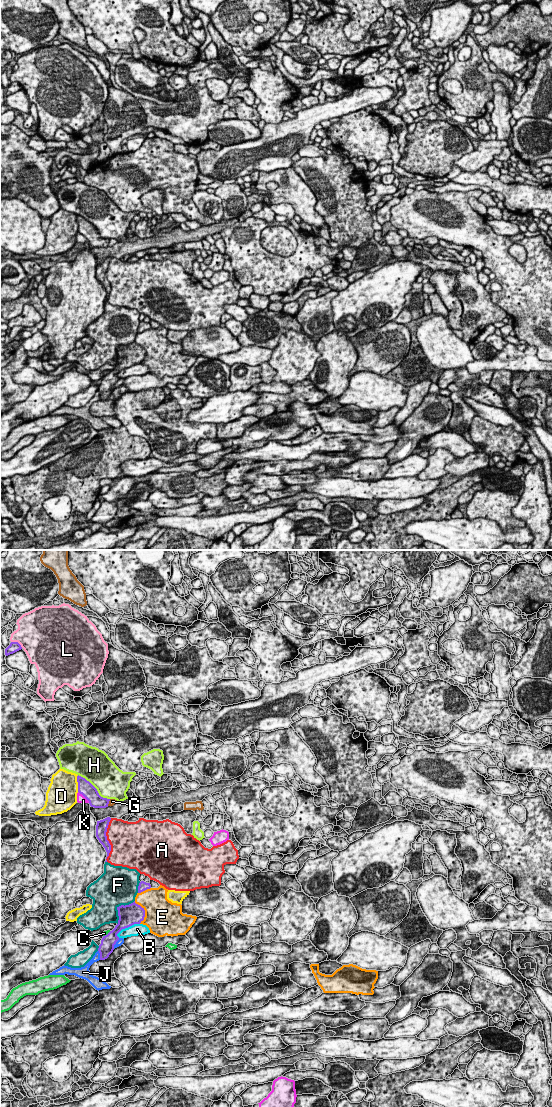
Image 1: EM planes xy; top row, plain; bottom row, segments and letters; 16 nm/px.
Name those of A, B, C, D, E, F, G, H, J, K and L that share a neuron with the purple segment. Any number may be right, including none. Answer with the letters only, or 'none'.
none

